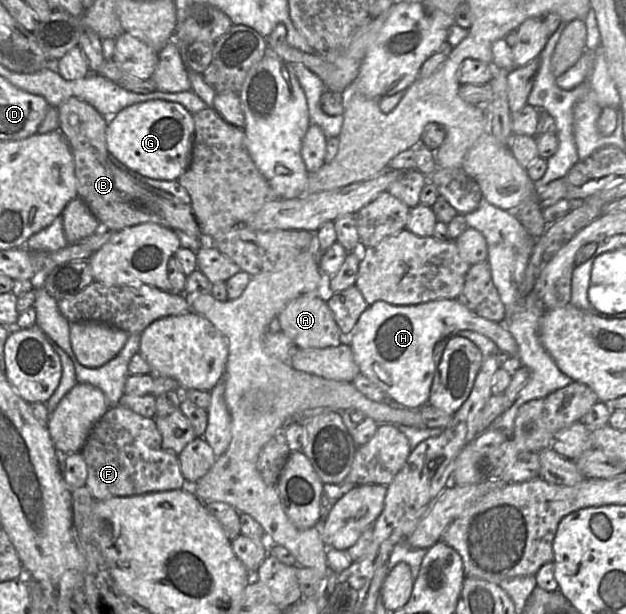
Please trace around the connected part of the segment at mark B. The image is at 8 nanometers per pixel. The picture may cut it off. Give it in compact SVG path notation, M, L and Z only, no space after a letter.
M70 97L57 106L59 127L67 140L74 159L77 195L87 204L99 222L114 231L142 223L156 223L173 230L181 230L192 238L203 235L191 205L175 196L148 186L116 167L109 159L106 145L108 120L93 106Z

